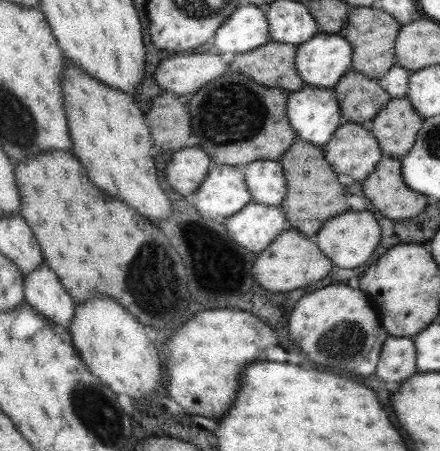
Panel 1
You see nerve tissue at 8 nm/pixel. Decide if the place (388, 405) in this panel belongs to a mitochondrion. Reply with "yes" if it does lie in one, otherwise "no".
no

